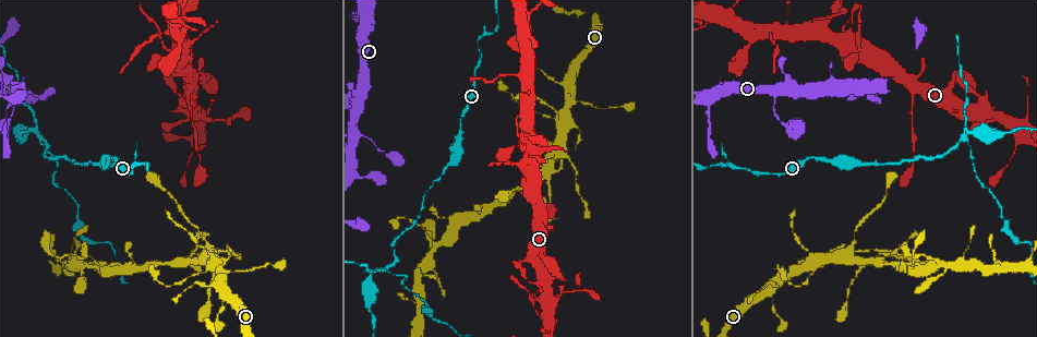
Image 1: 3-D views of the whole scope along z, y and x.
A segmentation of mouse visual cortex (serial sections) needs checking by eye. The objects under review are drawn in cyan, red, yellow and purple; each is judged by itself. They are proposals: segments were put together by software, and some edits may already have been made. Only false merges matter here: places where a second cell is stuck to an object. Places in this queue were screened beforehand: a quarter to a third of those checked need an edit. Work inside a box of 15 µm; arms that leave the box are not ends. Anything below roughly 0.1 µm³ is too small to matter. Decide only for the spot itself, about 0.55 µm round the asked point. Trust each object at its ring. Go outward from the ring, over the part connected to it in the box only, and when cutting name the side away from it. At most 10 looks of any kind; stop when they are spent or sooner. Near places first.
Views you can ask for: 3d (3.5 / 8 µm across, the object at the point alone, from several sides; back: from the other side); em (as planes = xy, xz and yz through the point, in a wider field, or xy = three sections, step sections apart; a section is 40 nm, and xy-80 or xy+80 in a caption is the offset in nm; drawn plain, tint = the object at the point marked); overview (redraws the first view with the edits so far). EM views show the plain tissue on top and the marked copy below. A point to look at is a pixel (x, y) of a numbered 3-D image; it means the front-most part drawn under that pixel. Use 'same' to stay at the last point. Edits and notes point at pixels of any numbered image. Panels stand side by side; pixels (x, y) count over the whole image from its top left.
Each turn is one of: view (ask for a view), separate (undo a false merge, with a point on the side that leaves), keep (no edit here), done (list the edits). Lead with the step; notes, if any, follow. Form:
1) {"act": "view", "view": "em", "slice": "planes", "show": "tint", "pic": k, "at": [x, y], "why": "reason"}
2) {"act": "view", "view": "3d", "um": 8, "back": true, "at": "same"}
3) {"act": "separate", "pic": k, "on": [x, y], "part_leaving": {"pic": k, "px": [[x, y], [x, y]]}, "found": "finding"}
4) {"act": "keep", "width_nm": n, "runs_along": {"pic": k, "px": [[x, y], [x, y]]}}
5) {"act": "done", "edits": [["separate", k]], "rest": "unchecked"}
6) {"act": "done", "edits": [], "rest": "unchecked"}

{"act": "view", "view": "3d", "um": 3.5, "back": true, "pic": 1, "at": [478, 50], "why": "sharp bend"}

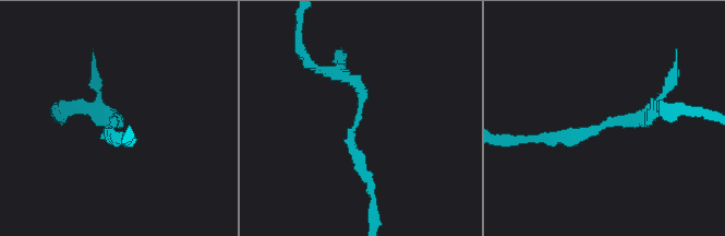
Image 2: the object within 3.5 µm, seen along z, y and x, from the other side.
{"act": "view", "view": "em", "slice": "xy", "step": 2, "show": "tint", "pic": 2, "at": [358, 111]}

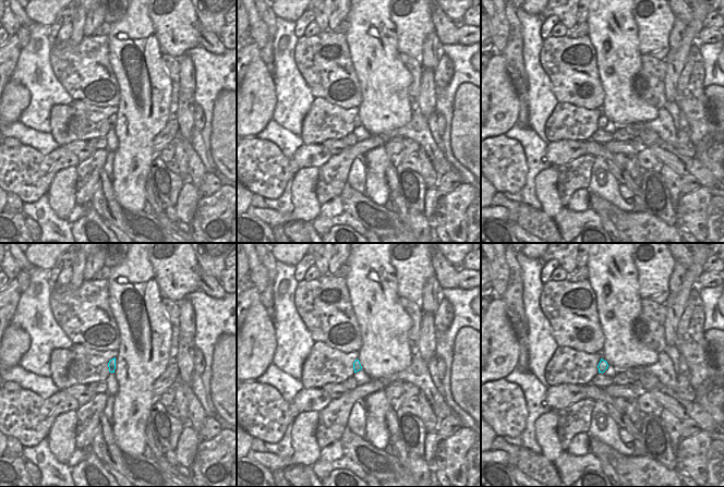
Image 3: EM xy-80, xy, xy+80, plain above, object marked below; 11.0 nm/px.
{"act": "keep", "width_nm": 100, "runs_along": {"pic": 2, "px": [[364, 174], [351, 149], [361, 90], [317, 70]]}, "found": "all the same cell"}

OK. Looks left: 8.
{"act": "view", "view": "3d", "um": 3.5, "pic": 1, "at": [974, 92], "why": "thin neck"}

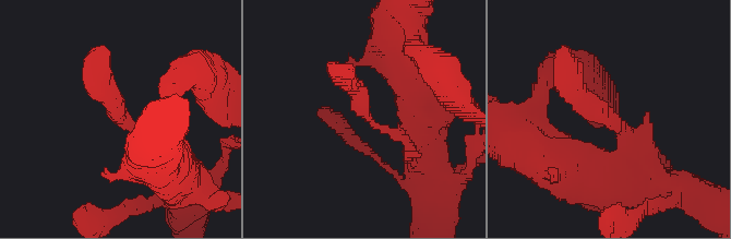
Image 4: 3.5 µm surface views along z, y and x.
{"act": "view", "view": "em", "slice": "planes", "show": "tint", "pic": 4, "at": [368, 117], "why": "now the EM"}

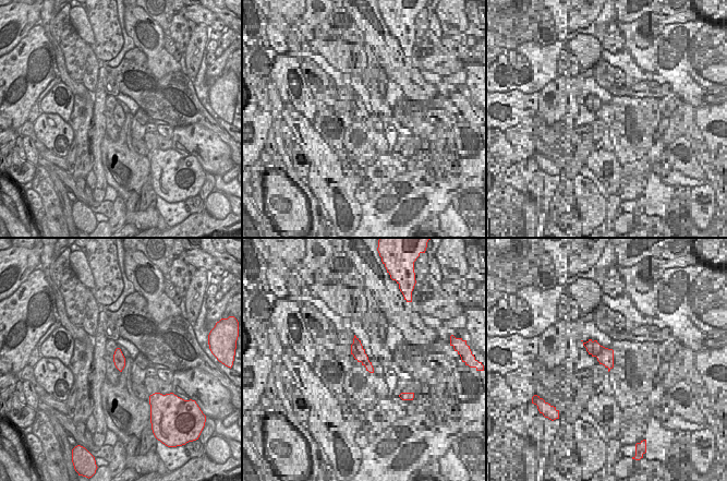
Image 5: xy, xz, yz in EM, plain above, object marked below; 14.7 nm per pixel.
{"act": "keep", "runs_along": {"pic": 4, "px": [[169, 160], [153, 130], [116, 114], [99, 73]]}, "found": "all the same cell"}

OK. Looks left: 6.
{"act": "view", "view": "3d", "um": 3.5, "back": true, "pic": 1, "at": [391, 266], "why": "branch point"}

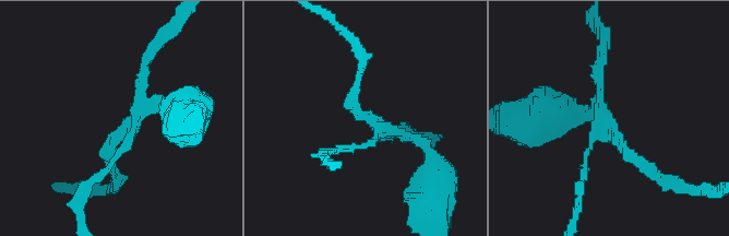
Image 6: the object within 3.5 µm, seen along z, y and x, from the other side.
{"act": "view", "view": "em", "slice": "xy", "step": 2, "show": "tint", "pic": 6, "at": [363, 118], "arms": 3, "arm_widths_nm": [100, 150, 150]}

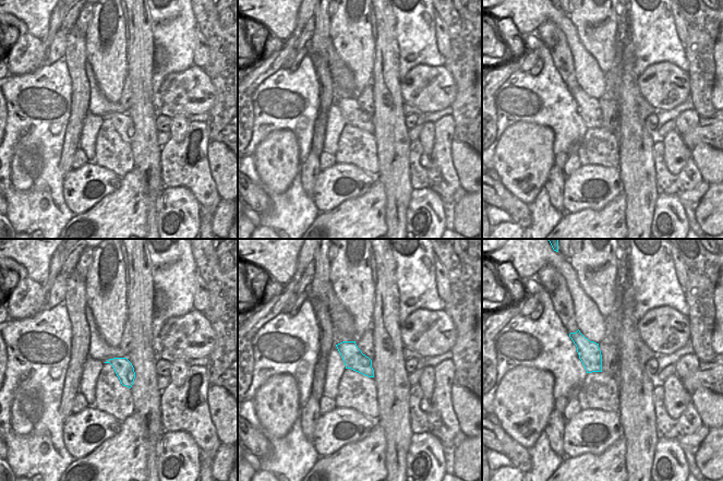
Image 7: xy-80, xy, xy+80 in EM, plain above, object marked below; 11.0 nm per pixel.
{"act": "separate", "pic": 6, "on": [145, 60], "border": {"pic": 7, "px": [[575, 333], [585, 341], [591, 341]]}, "found": "two cells meet here"}

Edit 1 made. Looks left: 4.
{"act": "view", "view": "3d", "um": 3.5, "pic": 1, "at": [573, 292], "why": "a narrow waist"}

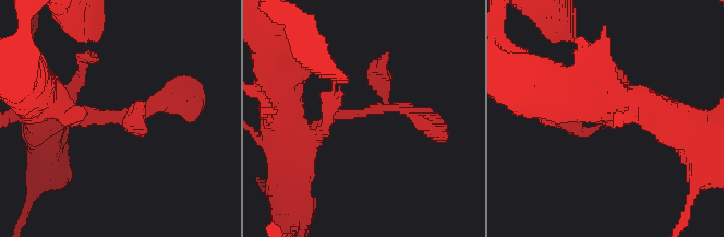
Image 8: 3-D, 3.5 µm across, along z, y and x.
{"act": "view", "view": "em", "slice": "xy", "step": 1, "show": "tint", "pic": 8, "at": [123, 116]}

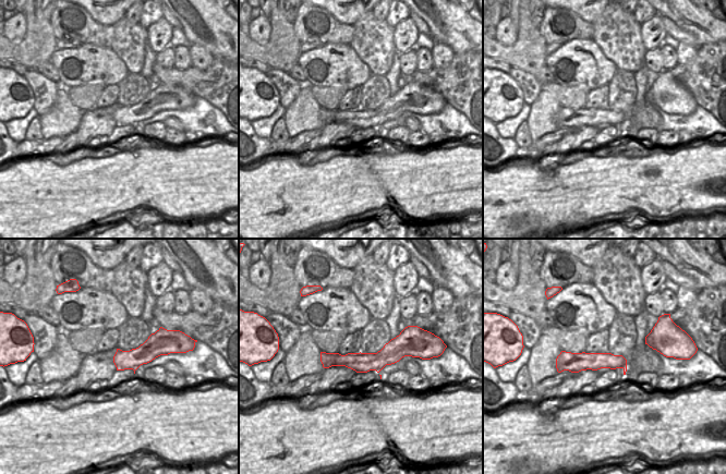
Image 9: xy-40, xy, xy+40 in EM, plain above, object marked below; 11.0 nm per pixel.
{"act": "view", "view": "em", "slice": "xy", "step": 3, "show": "tint", "at": "same", "why": "cut it another way"}

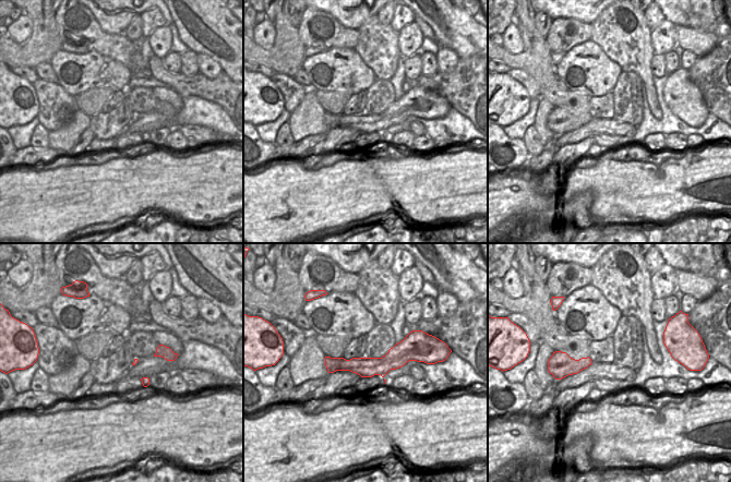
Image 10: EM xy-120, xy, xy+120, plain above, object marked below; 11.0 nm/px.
{"act": "keep", "runs_along": {"pic": 10, "px": [[411, 354], [384, 364], [327, 363]]}, "found": "one cell here"}

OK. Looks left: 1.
{"act": "done", "edits": [["separate", 6]], "rest": "unchecked"}

